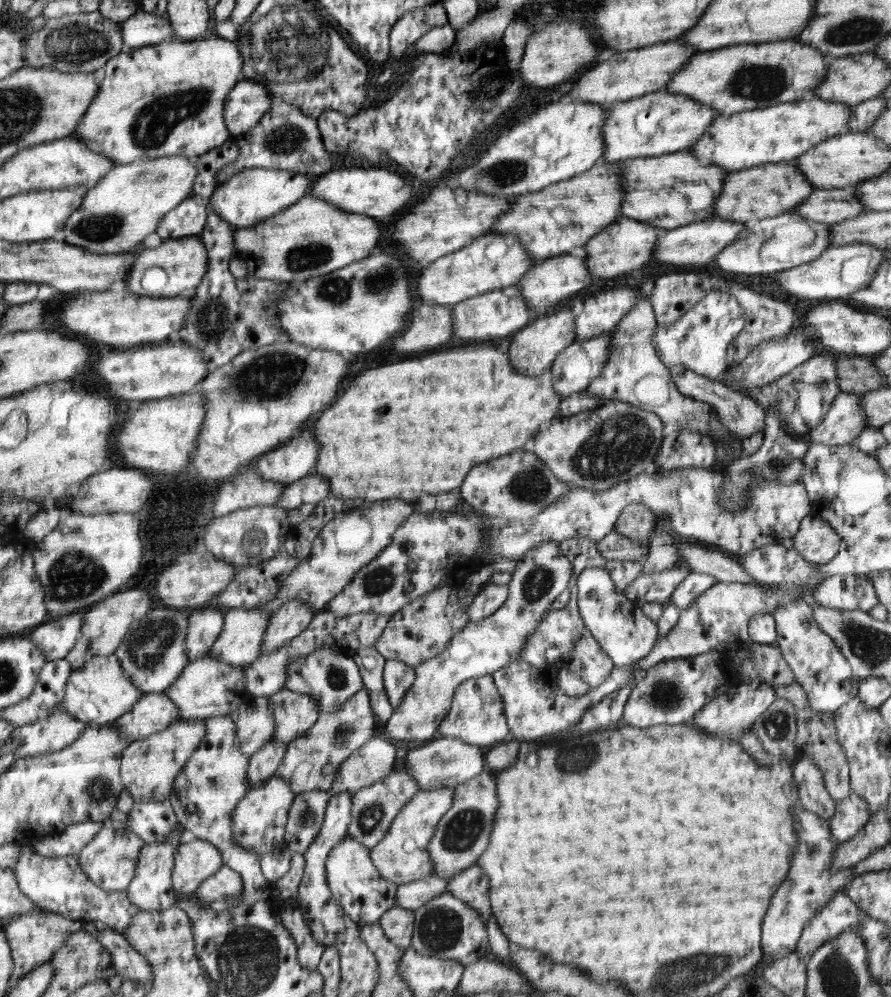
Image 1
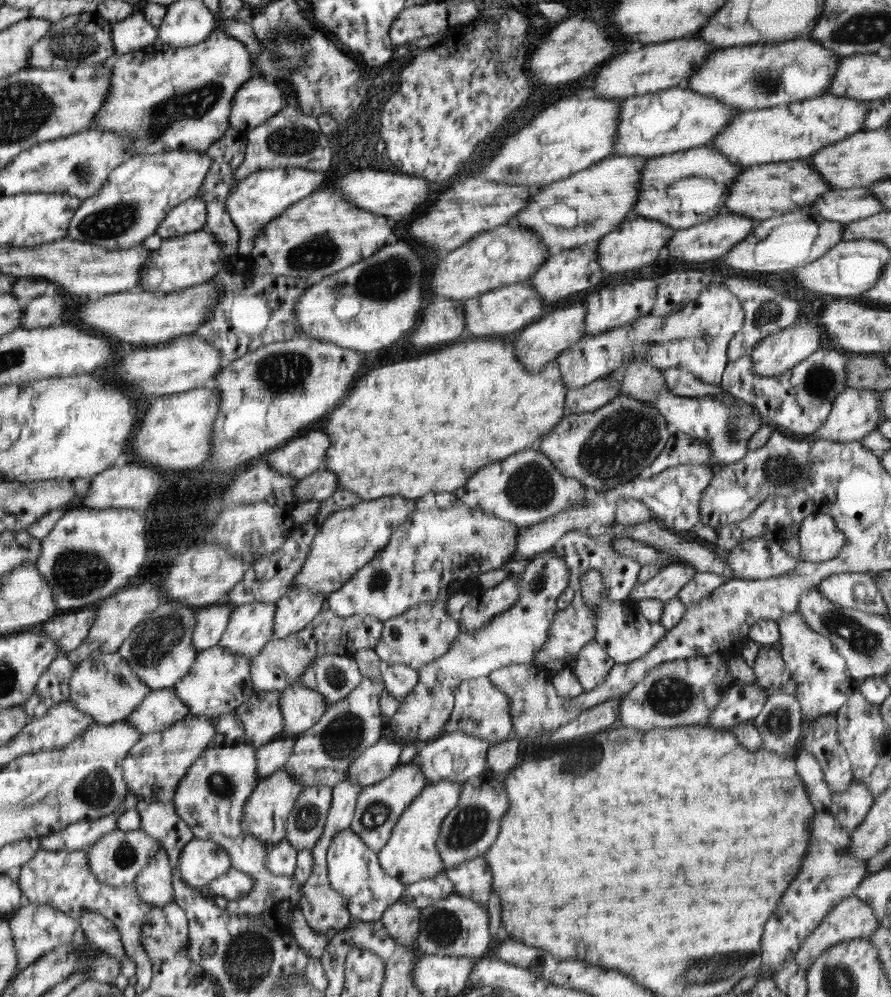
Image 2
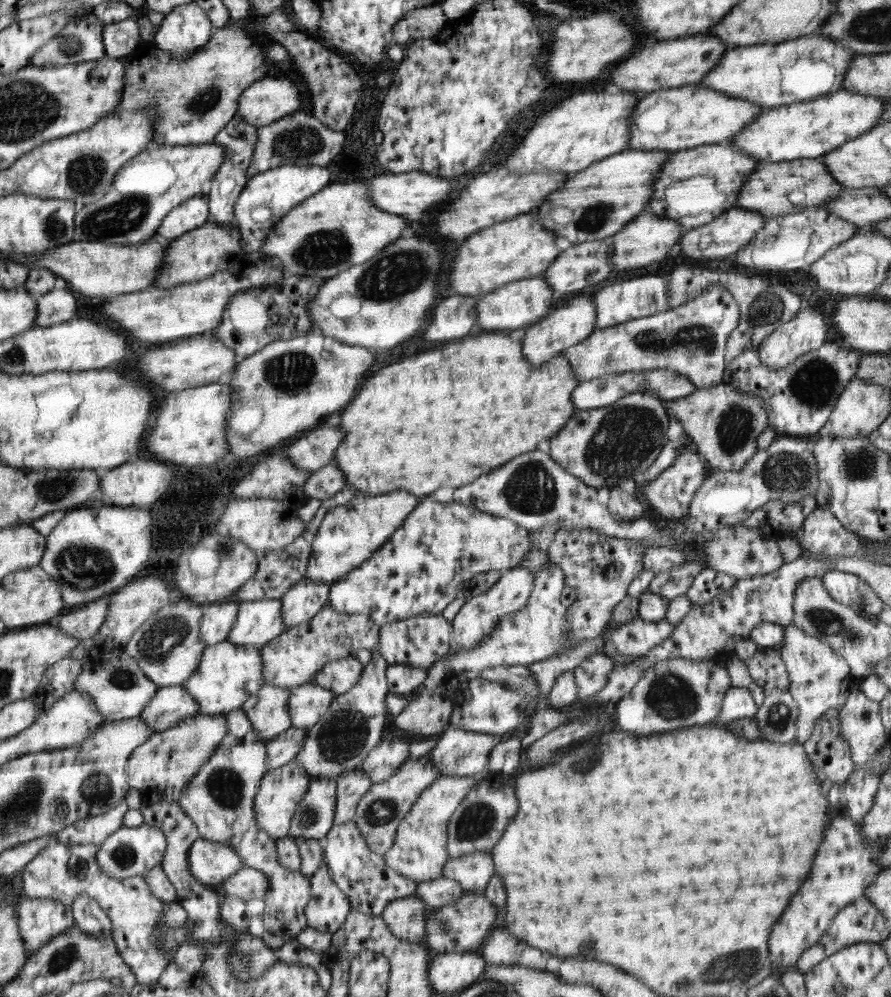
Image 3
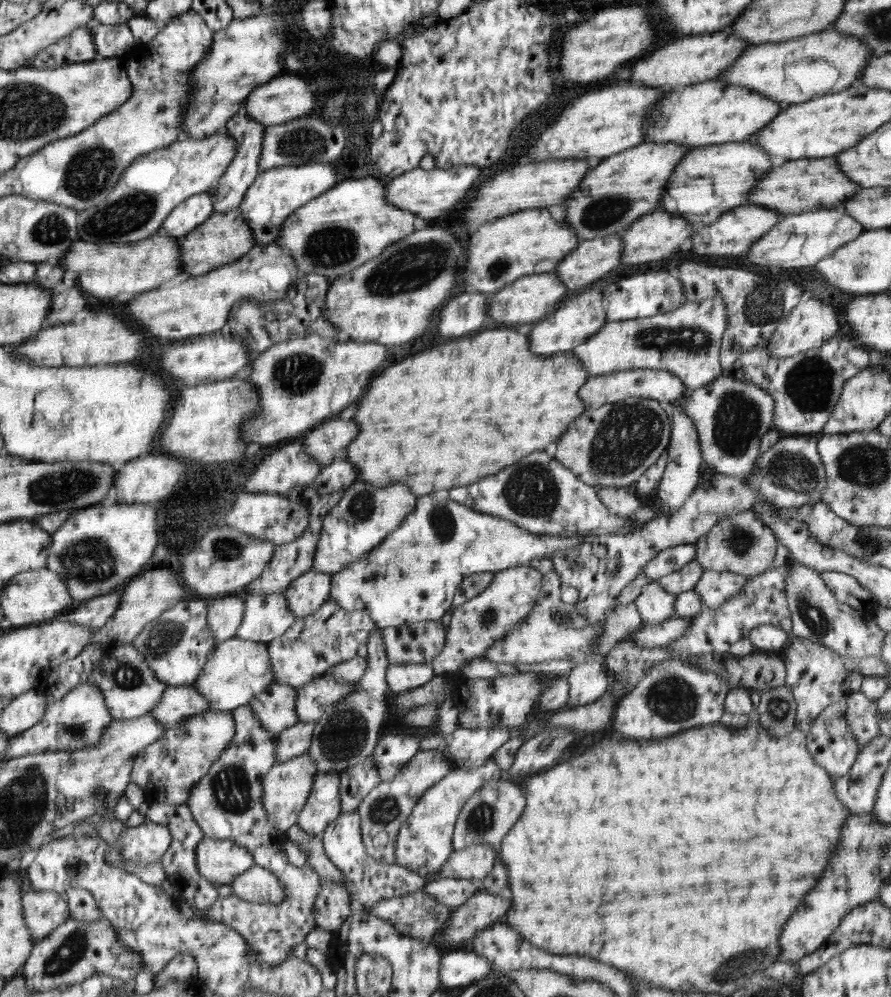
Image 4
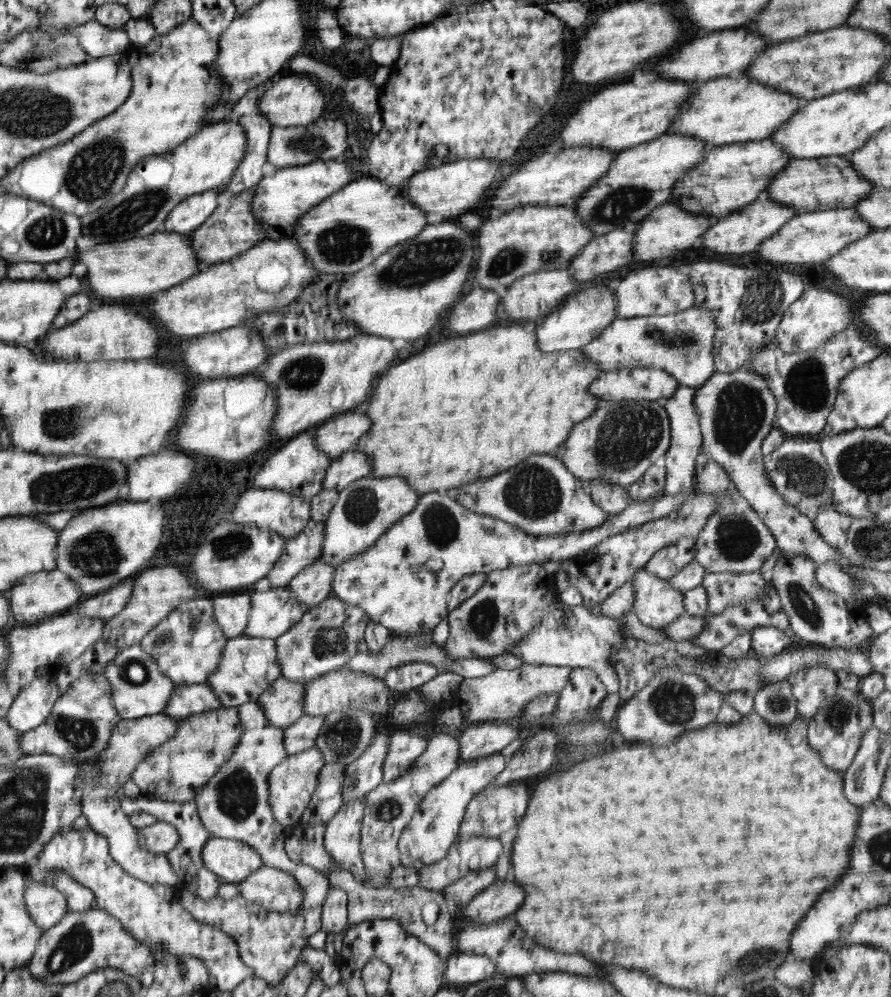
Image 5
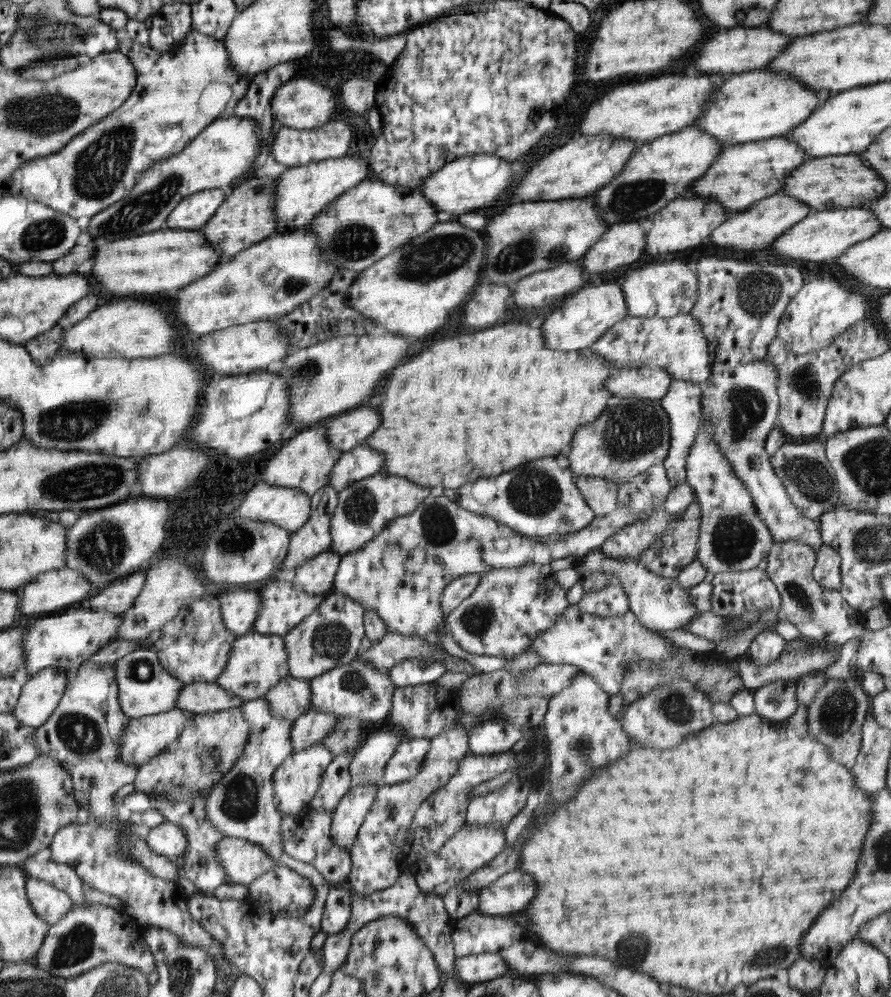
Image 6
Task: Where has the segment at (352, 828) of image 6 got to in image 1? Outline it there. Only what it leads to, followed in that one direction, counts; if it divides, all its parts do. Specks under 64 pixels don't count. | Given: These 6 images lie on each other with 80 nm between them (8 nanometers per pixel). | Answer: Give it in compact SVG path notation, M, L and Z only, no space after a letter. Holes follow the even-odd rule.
M347 835L333 848L325 868L328 870L329 888L338 904L359 927L378 922L382 915L395 905L397 885L380 876L370 858L370 849L360 841Z

